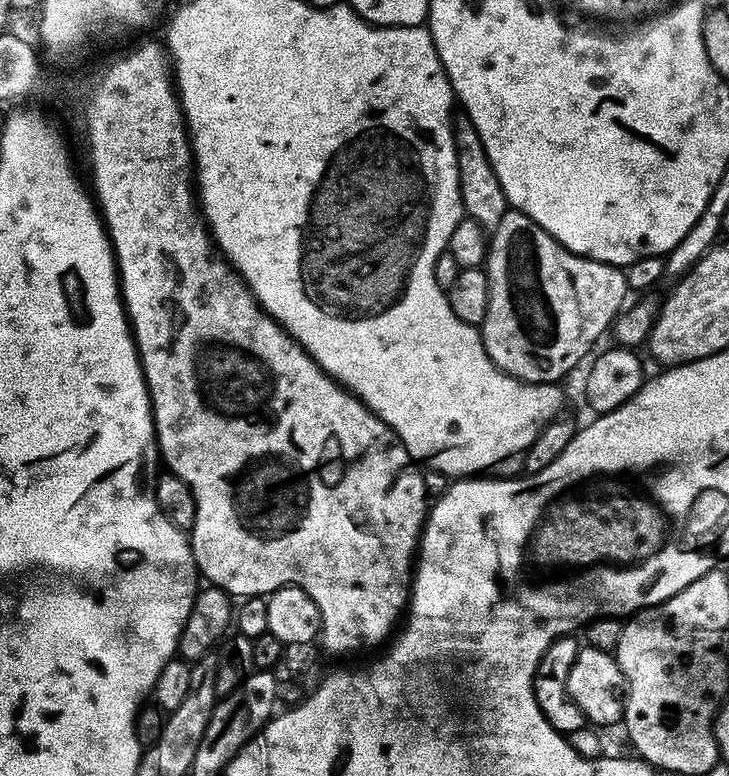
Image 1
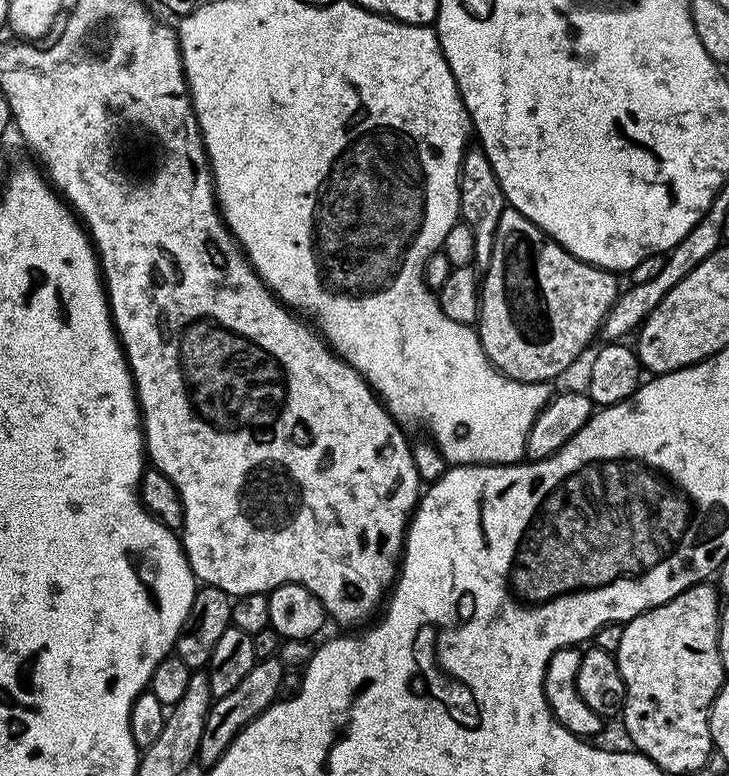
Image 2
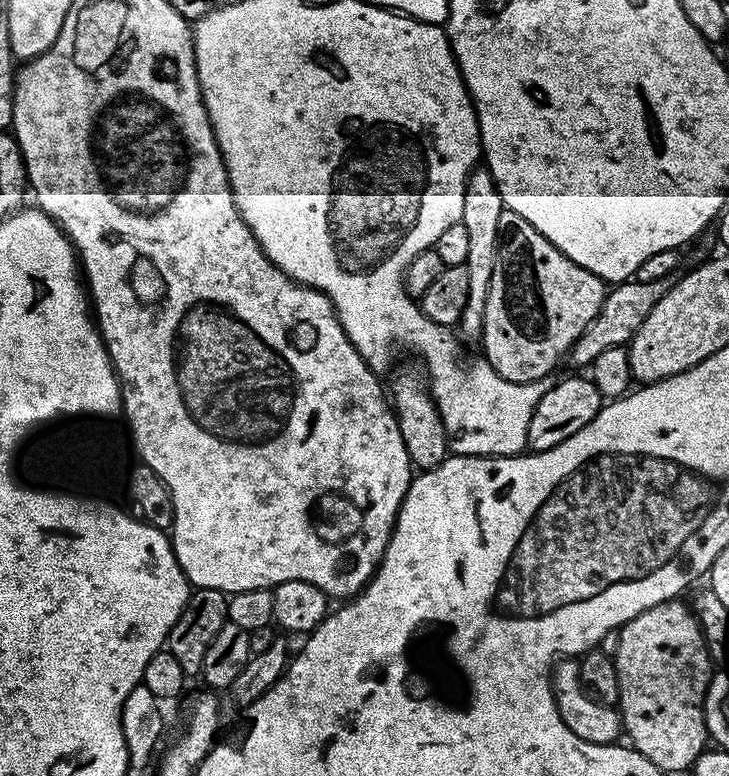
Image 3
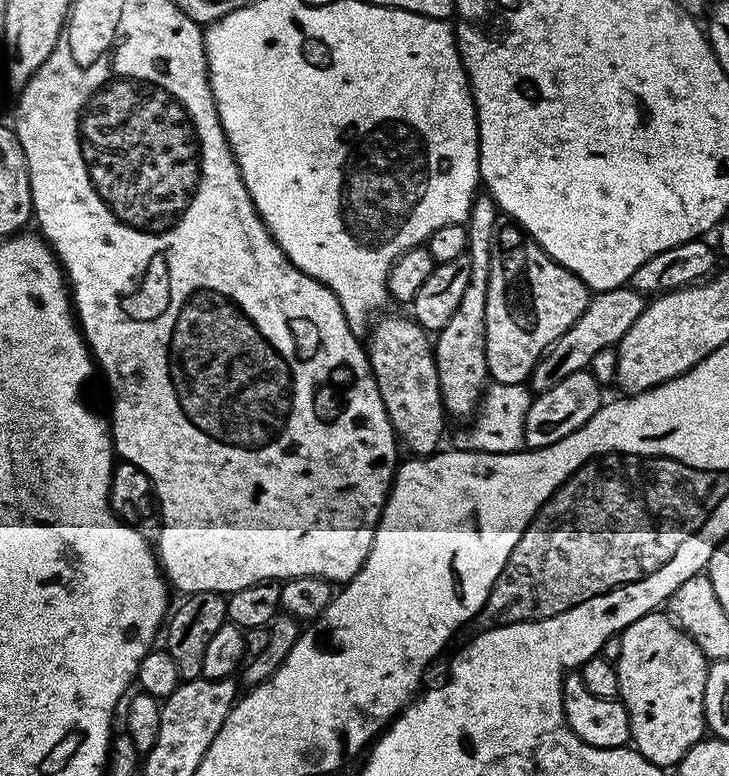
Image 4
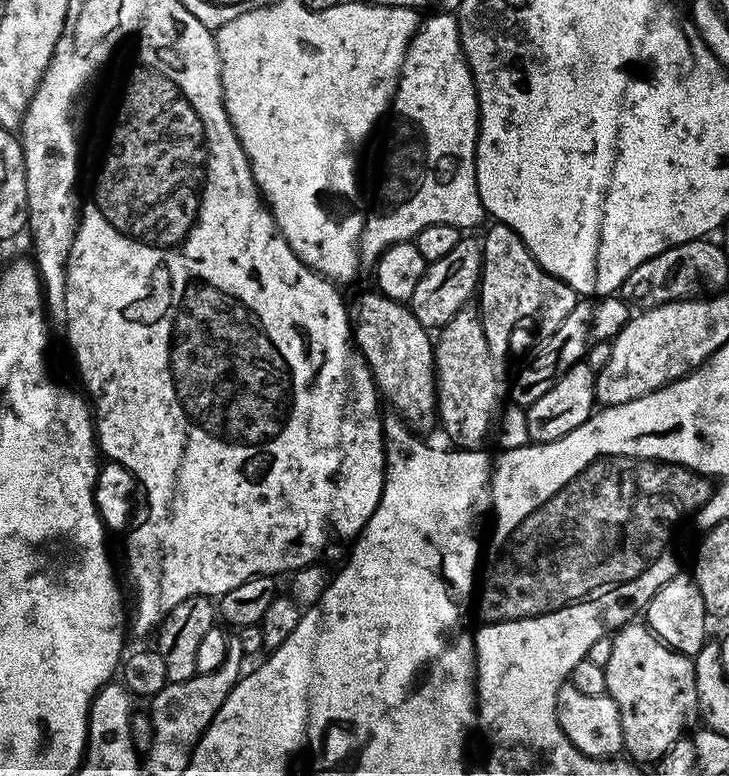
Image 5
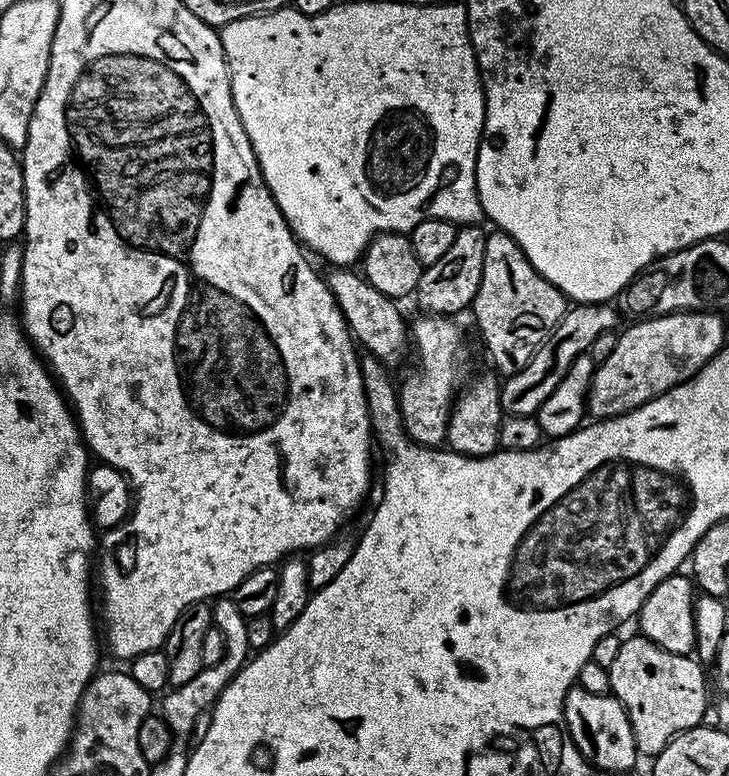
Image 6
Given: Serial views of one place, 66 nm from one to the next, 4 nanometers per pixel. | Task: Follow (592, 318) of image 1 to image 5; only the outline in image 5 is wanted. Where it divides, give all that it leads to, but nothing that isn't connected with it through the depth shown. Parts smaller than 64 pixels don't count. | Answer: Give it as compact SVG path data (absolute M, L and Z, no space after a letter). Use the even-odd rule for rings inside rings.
M502 222L491 226L493 228L482 236L484 269L480 271L478 307L486 330L486 342L490 342L490 354L497 362L504 362L519 324L536 320L544 334L551 333L570 314L570 310L574 310L578 293L557 276L545 272L514 229Z

